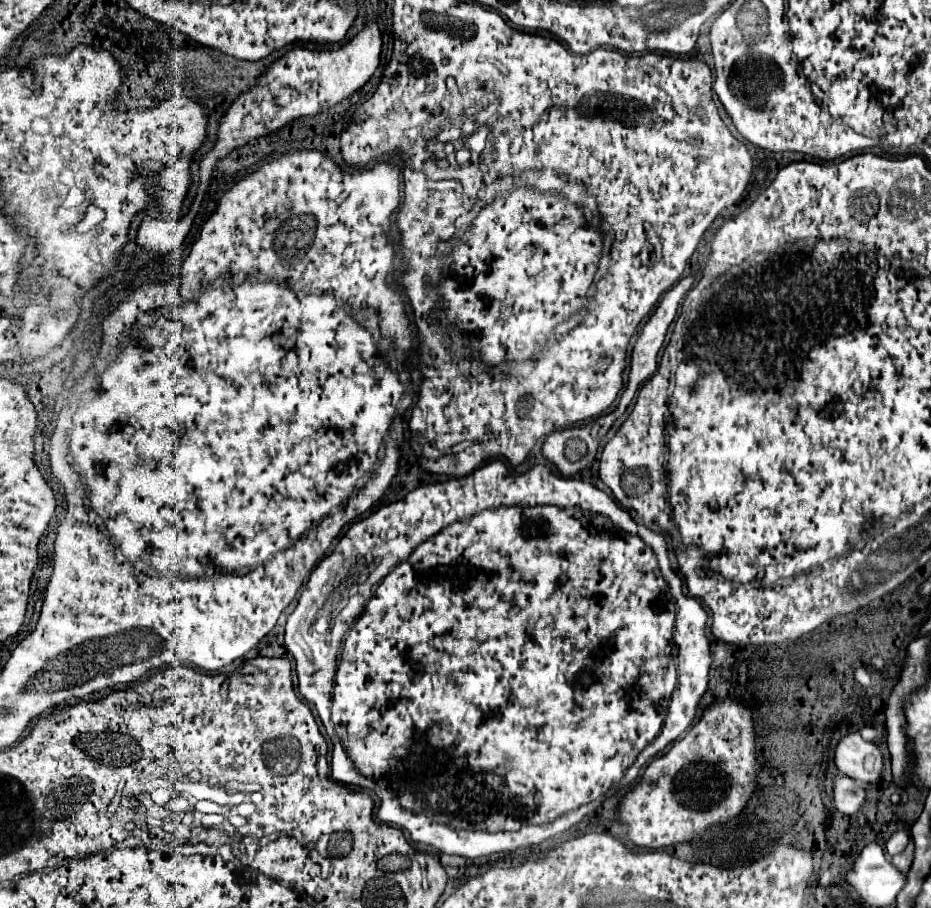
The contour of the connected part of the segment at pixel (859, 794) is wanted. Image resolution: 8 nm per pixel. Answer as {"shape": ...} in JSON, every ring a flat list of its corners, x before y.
{"shape":[[844,774,836,776,836,780,834,780,834,806,842,814,846,814,846,816,856,814,862,808,864,800,866,800,866,792,856,780,852,780]]}

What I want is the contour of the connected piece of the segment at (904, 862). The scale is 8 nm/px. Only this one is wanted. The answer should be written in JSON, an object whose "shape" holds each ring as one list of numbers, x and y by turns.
{"shape":[[910,842,902,854,894,856,894,858,892,858,892,864,894,864,902,874,906,874,906,872,910,870,912,858,914,858,914,842]]}

